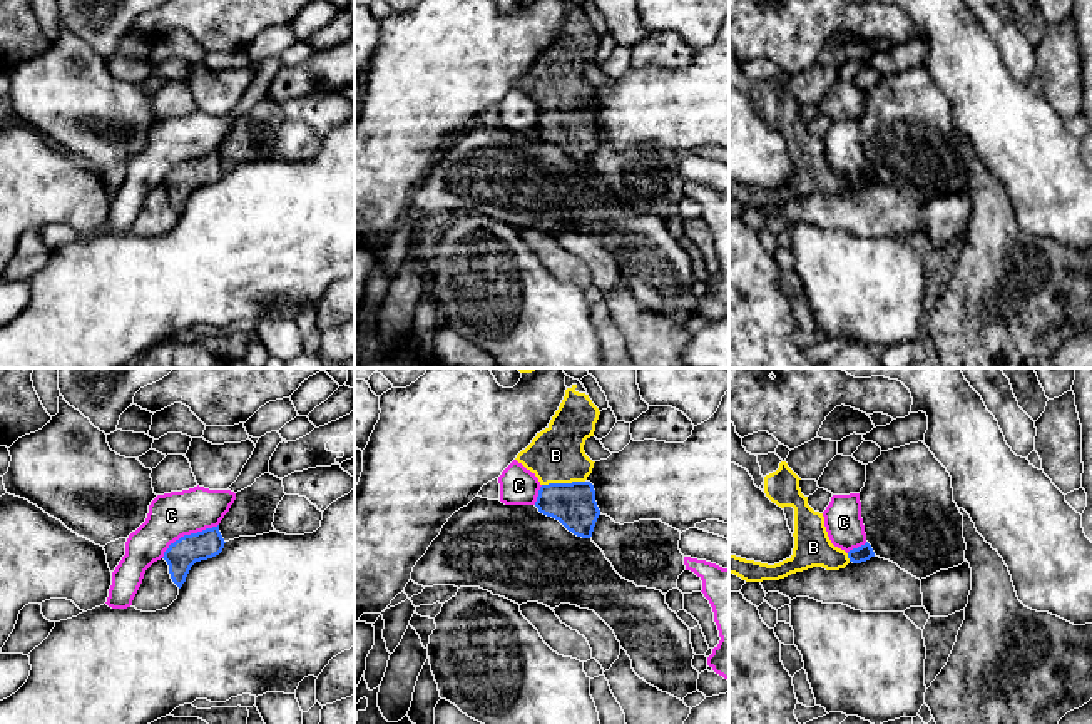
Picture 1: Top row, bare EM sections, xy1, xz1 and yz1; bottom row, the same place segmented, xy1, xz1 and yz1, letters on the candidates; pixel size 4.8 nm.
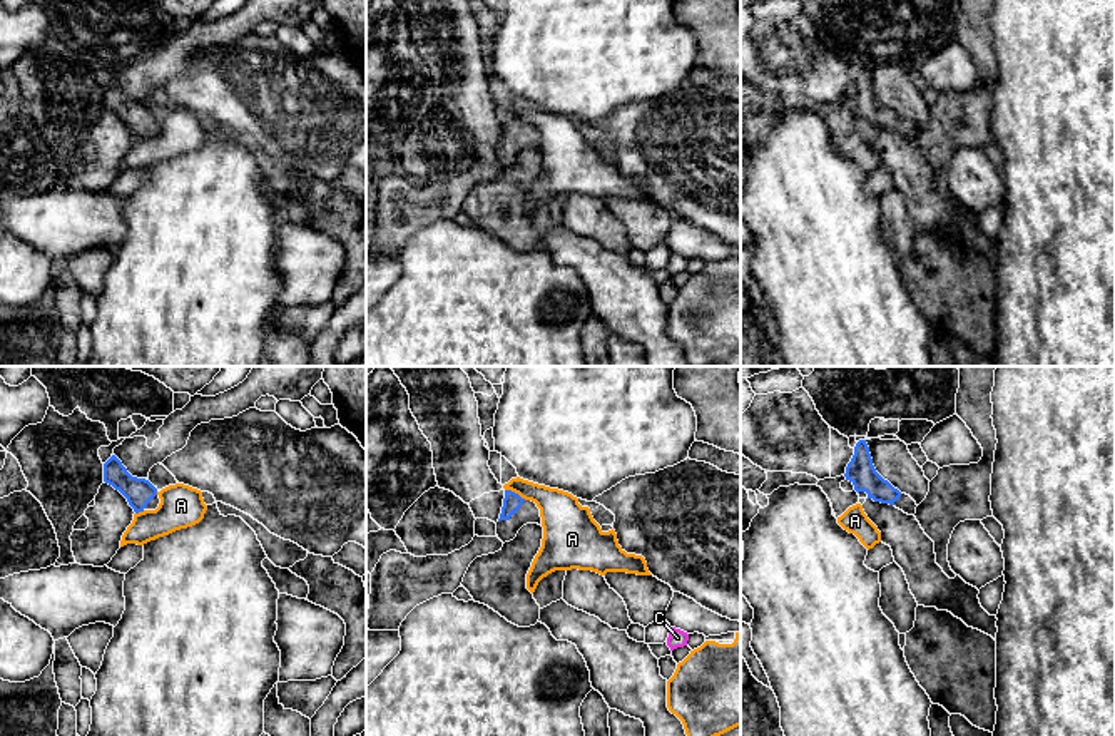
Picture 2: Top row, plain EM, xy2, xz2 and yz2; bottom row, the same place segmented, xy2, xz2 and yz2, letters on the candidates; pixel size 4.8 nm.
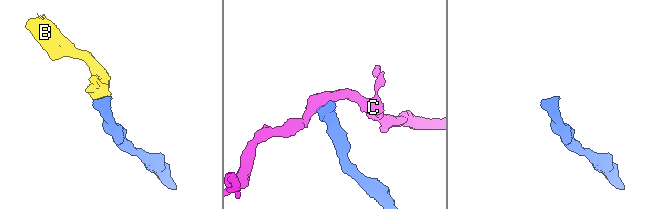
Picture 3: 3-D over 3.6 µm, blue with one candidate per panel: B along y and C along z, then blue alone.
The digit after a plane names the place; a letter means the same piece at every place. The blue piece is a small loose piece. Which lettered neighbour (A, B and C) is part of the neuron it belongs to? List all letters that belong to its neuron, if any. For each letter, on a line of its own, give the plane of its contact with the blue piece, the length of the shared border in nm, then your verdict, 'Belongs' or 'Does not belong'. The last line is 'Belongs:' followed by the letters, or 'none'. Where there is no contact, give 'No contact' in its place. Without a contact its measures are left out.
A: Touches blue in xz2. Shared border 120 nm. Does not belong
B: Touches blue in xz1. Shared border 200 nm. Belongs
C: Touches blue in xy1. Shared border 320 nm. Does not belong
Belongs: B

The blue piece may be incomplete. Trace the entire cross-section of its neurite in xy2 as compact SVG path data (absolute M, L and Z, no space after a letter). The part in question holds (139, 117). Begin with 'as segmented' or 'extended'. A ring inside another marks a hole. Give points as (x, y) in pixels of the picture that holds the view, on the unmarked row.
extended; M115 80L104 89L104 107L119 115L135 139L155 135L160 129L157 114L145 104L132 102Z

